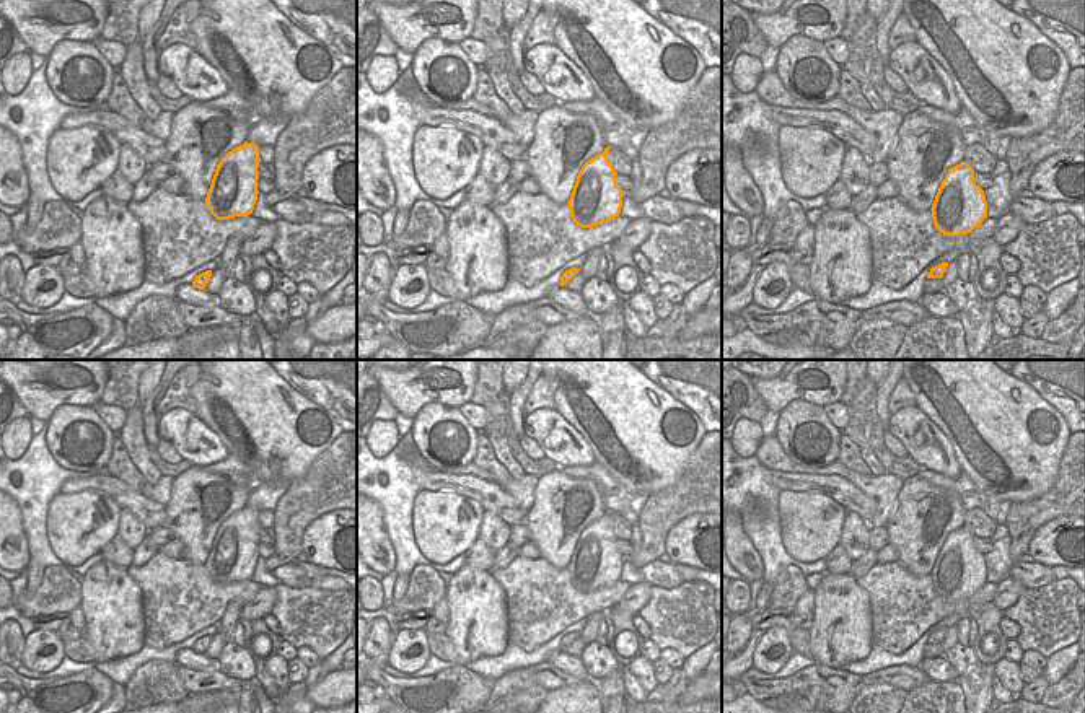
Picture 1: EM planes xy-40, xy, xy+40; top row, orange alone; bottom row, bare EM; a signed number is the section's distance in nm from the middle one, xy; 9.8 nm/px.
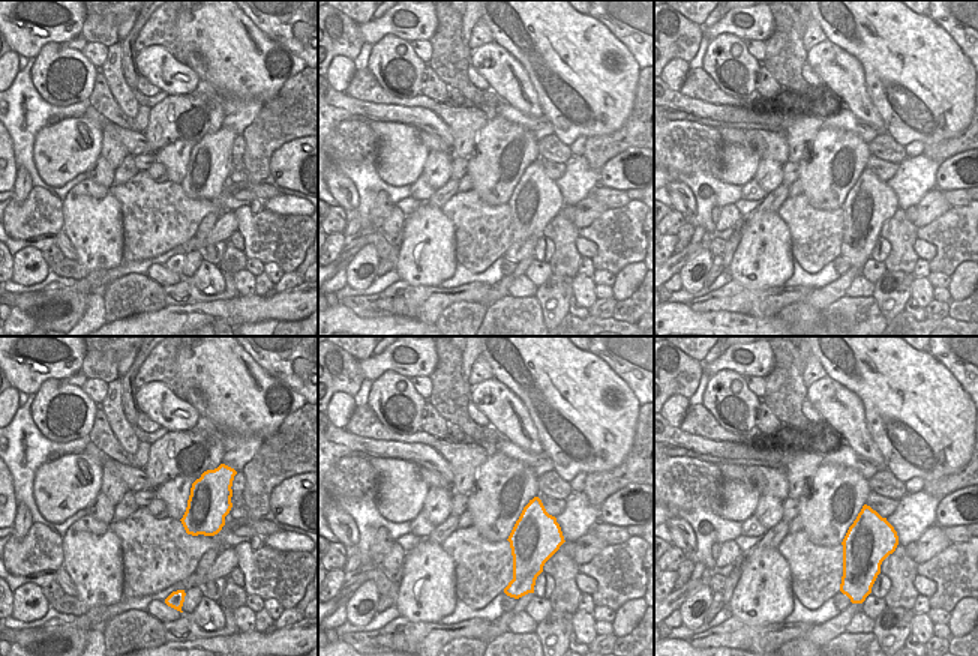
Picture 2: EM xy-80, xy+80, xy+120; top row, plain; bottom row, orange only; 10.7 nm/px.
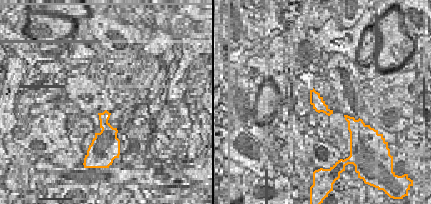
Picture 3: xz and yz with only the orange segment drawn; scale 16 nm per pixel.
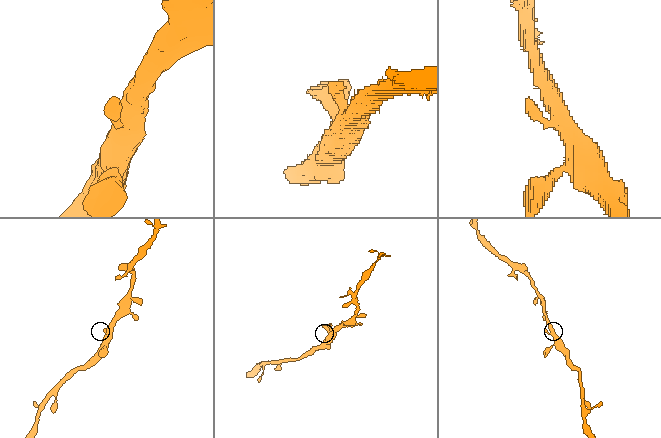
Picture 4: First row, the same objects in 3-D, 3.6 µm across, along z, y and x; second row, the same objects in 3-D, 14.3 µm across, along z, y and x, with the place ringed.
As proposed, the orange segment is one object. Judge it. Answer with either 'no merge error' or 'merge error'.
no merge error

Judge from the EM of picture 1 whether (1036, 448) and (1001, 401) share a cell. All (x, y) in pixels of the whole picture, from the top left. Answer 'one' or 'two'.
one

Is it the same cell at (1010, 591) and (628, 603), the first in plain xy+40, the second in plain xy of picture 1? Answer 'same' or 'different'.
same

